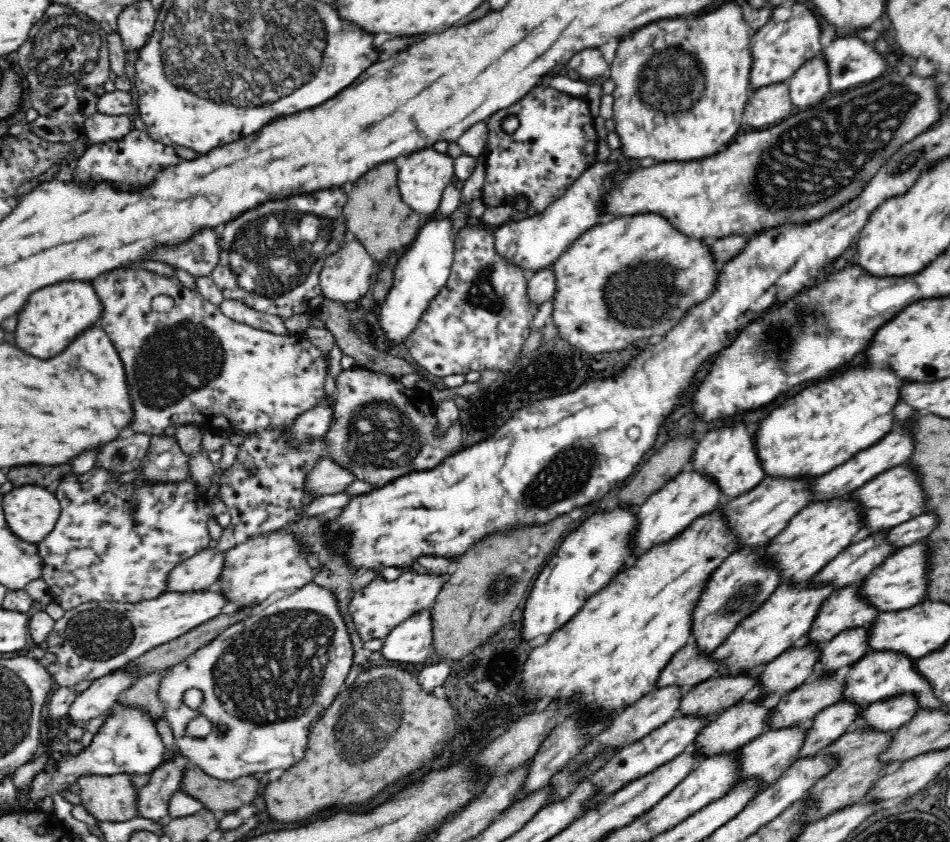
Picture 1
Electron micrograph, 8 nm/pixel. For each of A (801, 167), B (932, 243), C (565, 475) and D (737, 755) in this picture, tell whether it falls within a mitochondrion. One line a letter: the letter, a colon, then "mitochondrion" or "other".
A: mitochondrion
B: other
C: mitochondrion
D: other

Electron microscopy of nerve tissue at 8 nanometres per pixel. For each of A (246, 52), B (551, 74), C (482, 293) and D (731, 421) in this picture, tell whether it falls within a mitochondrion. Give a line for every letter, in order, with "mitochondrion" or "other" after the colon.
A: mitochondrion
B: other
C: mitochondrion
D: other

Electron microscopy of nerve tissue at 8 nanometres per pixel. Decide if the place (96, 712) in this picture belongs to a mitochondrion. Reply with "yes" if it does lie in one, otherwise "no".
no

